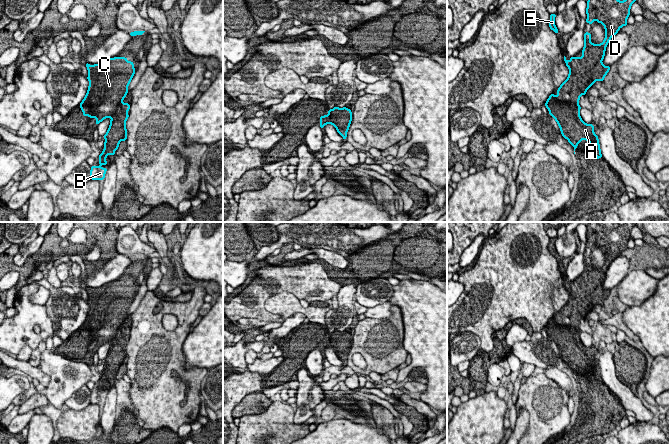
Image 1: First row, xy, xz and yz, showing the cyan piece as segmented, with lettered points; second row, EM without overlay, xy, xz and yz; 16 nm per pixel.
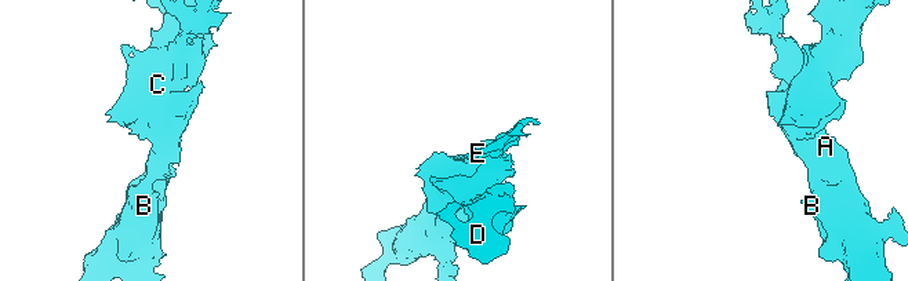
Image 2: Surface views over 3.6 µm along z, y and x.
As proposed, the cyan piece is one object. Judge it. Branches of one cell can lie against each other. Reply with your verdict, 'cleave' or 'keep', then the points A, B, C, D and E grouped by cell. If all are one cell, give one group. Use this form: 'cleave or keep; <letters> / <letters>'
keep; A B C D E

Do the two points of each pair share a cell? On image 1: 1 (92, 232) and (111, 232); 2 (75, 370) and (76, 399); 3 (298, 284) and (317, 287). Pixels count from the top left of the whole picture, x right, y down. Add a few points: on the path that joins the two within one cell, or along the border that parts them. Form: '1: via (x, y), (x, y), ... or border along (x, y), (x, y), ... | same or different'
1: via (97, 232), (106, 232) | same
2: border along (85, 384), (64, 402) | different
3: via (303, 284), (312, 284) | same

